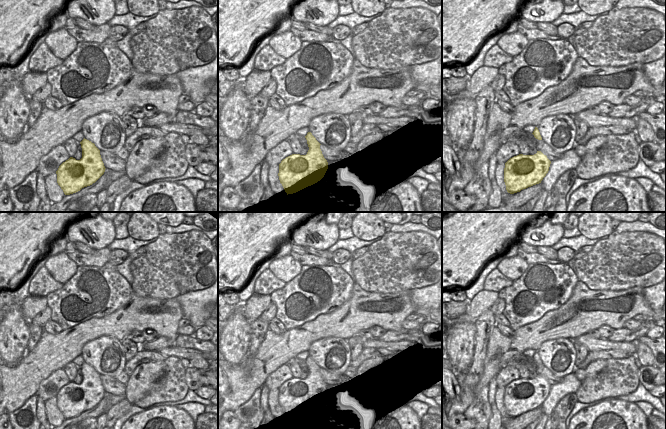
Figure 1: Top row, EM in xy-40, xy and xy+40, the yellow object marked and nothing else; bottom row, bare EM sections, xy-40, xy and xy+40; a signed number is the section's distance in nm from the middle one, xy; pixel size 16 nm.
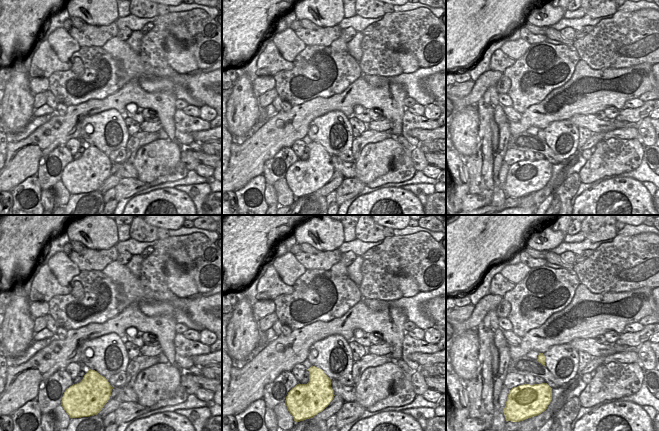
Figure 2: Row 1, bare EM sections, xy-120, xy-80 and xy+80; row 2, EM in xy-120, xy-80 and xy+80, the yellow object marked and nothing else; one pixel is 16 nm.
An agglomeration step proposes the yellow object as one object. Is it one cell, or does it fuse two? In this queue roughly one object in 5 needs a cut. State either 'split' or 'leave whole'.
leave whole

